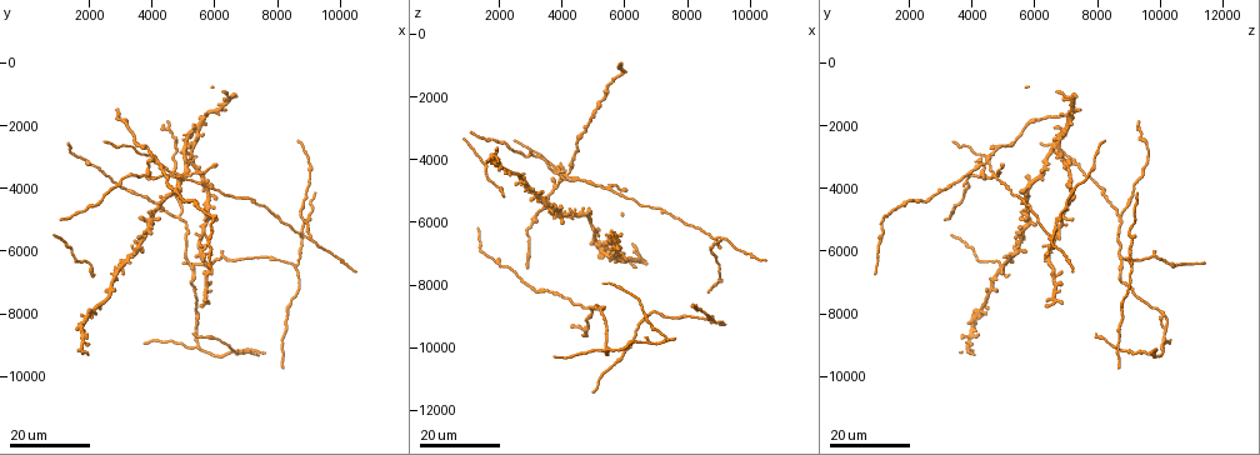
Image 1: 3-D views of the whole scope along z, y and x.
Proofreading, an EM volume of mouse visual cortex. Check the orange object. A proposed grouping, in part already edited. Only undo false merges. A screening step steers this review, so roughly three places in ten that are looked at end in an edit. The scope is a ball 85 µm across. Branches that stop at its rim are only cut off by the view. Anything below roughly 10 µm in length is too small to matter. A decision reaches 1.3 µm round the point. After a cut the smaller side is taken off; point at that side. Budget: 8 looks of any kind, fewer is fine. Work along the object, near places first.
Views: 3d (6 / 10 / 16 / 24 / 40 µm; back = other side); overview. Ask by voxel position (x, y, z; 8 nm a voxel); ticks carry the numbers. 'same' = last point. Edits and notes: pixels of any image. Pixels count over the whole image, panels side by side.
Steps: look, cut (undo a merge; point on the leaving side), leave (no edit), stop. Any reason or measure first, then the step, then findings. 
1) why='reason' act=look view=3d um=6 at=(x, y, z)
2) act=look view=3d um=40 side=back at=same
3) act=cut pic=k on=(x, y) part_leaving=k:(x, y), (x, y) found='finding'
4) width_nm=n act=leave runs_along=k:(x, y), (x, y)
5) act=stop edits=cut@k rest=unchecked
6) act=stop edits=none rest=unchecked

why='a fork' act=look view=3d um=24 at=(9100, 5700, 6500)

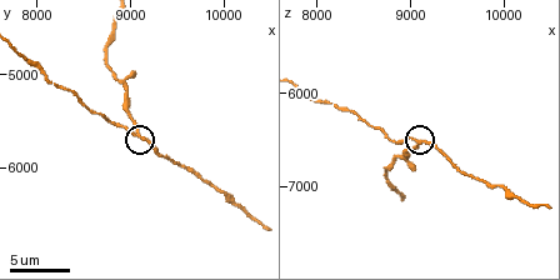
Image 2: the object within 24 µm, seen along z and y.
act=look view=3d um=10 at=(9100, 5650, 6500)

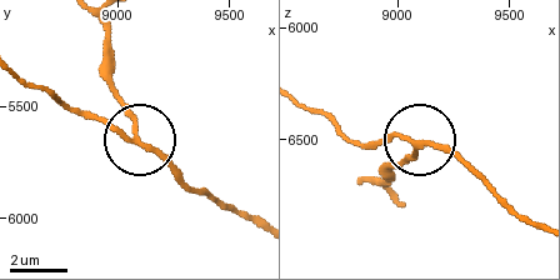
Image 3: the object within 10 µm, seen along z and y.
side_arm_um=16 arms=3 act=leave found='one neuron here'

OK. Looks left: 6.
why='three arms meet' act=look view=3d um=24 at=(8600, 6400, 9100)

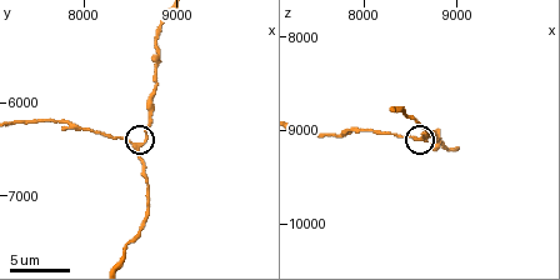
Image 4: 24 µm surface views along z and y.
why='closer look' act=look view=3d um=6 at=(8550, 6500, 9100)

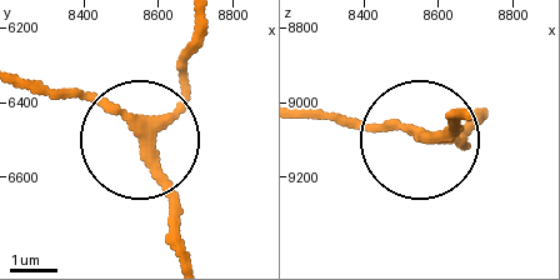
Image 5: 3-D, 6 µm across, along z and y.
side_arm_um=30 act=leave runs_along=5:(478, 119), (461, 143), (421, 143), (461, 119) found='all the same neuron'

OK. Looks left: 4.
why='two arms in line, one across' act=look view=3d um=24 at=(4800, 5000, 8700)

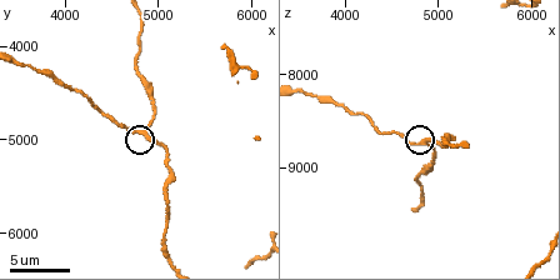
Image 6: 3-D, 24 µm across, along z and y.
act=look view=3d um=10 at=(4850, 4950, 8750)

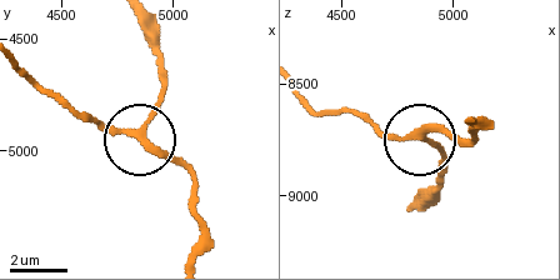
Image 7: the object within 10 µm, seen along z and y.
width_nm=220 act=leave runs_along=7:(194, 253), (200, 224), (191, 180), (139, 138), (165, 83) found='all the same neuron'

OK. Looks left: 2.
why='four arms meet' act=look view=3d um=24 at=(4200, 3200, 4500)

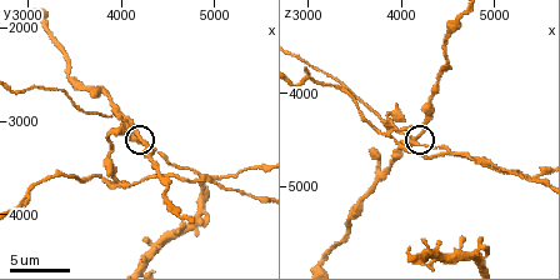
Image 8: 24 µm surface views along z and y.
act=look view=3d um=10 at=(4150, 3150, 4450)

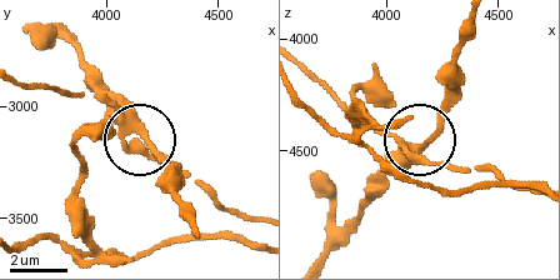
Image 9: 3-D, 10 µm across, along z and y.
act=cut pic=9 on=(435, 138) part_leaving=9:(403, 144), (423, 141), (434, 129), (444, 71), (468, 21) found='a second neuron is stuck on'

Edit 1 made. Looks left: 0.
act=stop edits=cut@9 rest=unchecked

